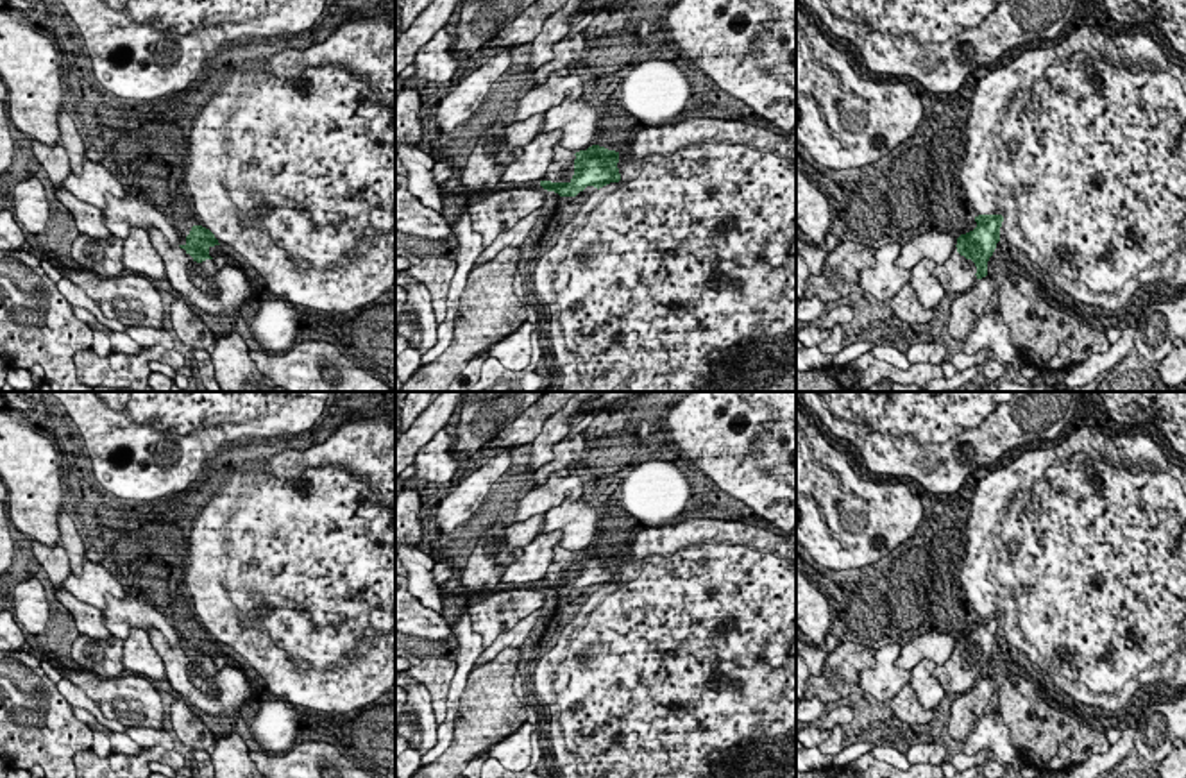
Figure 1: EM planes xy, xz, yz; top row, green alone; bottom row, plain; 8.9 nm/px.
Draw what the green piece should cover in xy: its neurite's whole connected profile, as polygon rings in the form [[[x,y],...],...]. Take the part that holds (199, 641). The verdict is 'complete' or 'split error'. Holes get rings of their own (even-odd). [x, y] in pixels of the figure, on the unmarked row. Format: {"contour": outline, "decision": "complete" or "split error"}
{"contour": [[[193,626],[184,646],[170,646],[156,631],[148,631],[150,644],[159,655],[166,681],[193,708],[211,715],[249,715],[259,708],[254,683],[234,664],[218,664],[209,649],[220,646],[215,635]]], "decision": "split error"}

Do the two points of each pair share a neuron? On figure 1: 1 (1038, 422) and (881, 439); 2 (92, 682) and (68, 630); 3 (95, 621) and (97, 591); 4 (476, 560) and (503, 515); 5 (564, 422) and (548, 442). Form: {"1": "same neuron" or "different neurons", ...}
{"1": "same neuron", "2": "different neurons", "3": "different neurons", "4": "same neuron", "5": "same neuron"}

